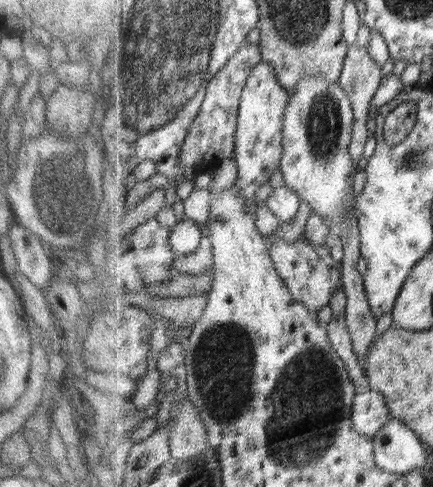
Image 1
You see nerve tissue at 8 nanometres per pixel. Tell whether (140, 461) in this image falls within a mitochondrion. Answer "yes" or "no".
no

